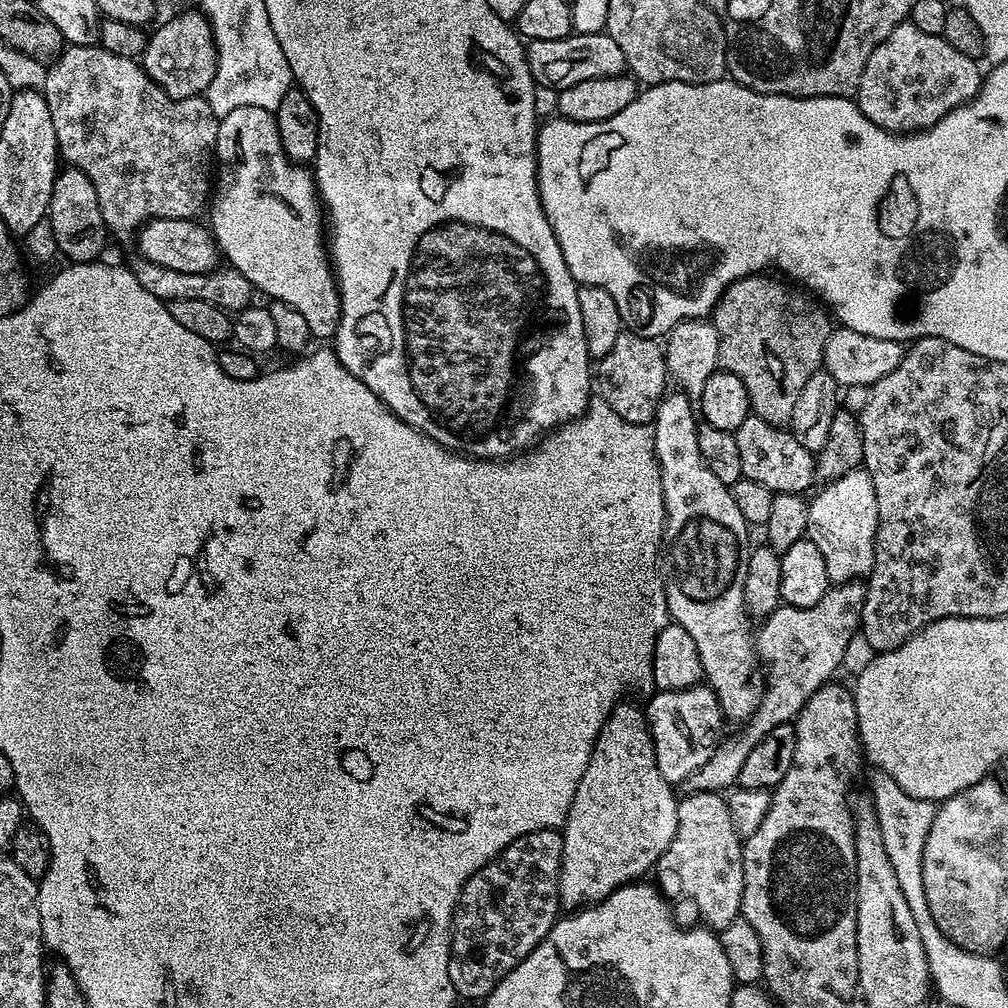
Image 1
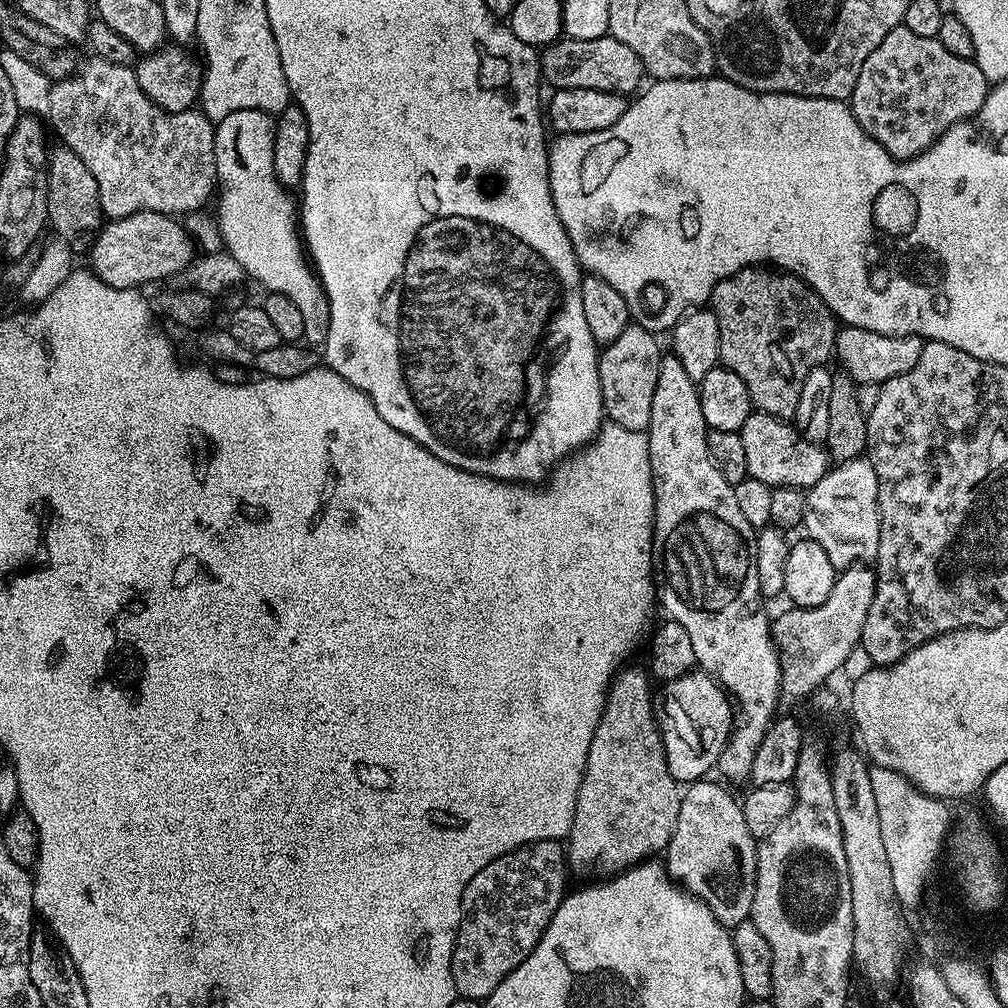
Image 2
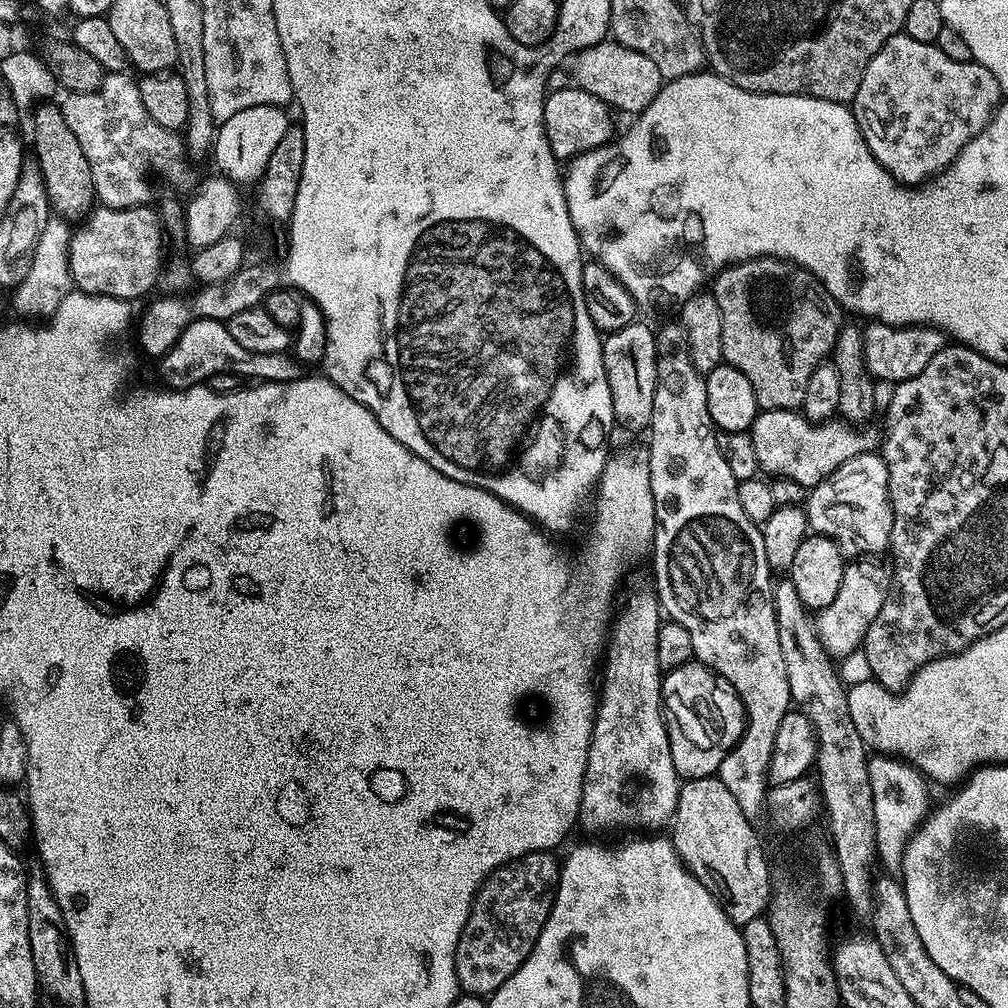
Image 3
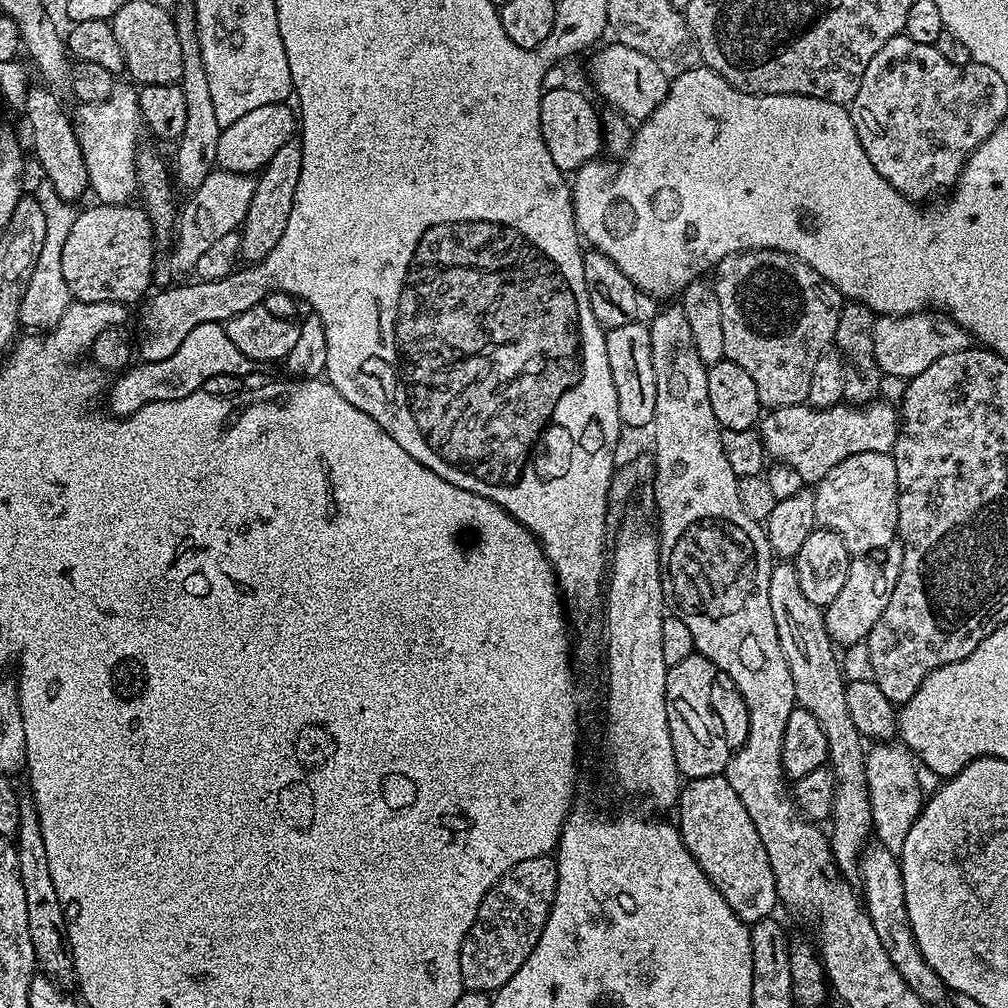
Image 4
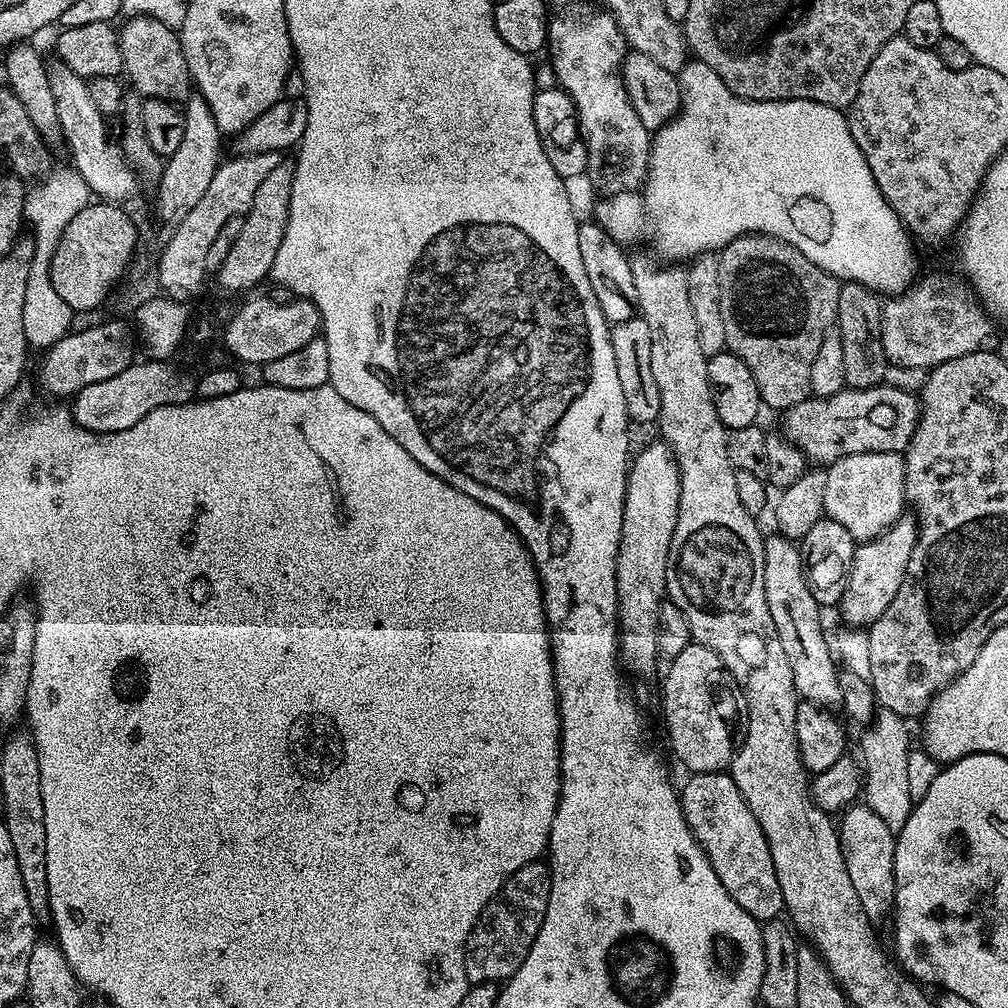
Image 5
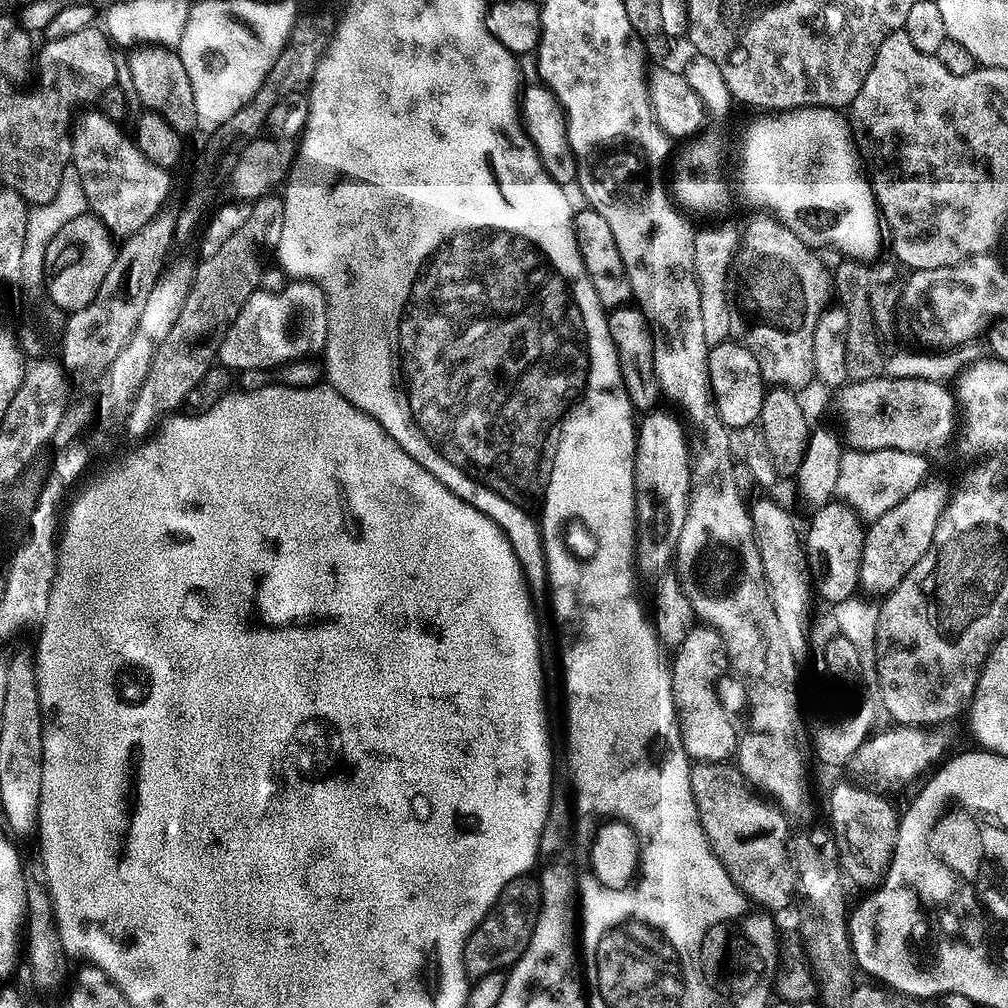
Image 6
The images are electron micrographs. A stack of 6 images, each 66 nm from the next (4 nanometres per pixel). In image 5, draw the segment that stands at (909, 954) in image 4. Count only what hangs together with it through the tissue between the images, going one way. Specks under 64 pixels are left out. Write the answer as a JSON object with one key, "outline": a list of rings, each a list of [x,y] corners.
{"outline":[[[849,807],[839,817],[840,848],[842,849],[842,858],[846,862],[846,874],[850,874],[850,882],[854,882],[854,894],[858,894],[862,910],[866,910],[869,920],[879,922],[887,912],[889,915],[893,911],[896,899],[896,871],[894,870],[896,836],[870,807],[856,807]]]}

